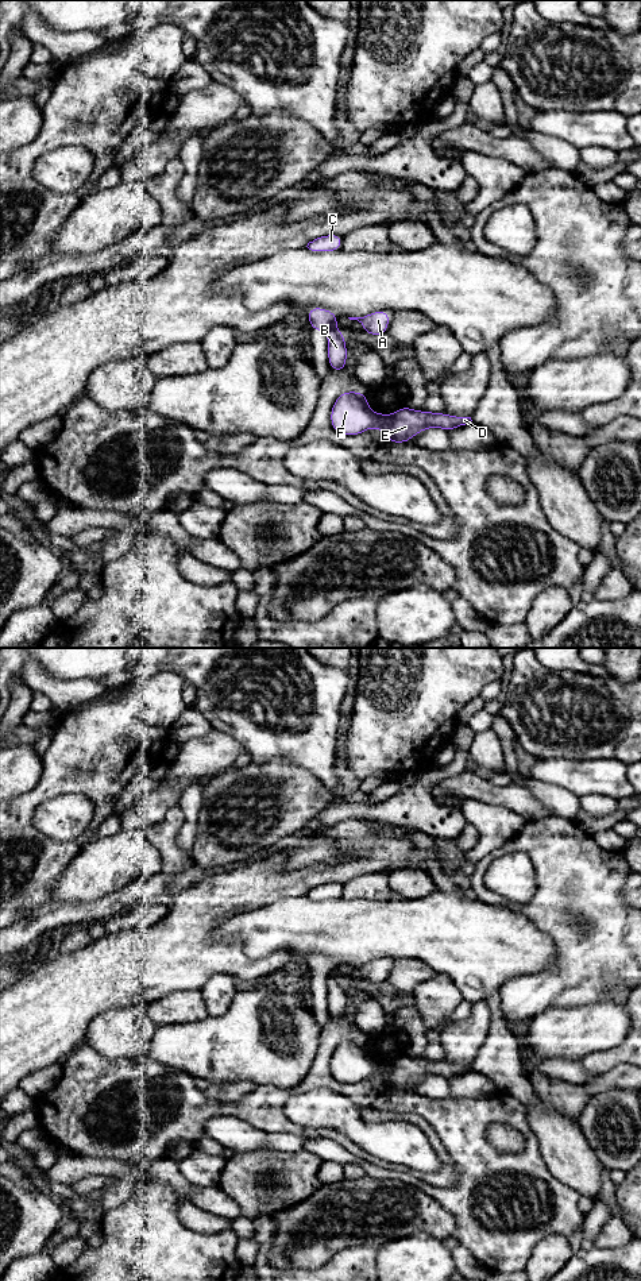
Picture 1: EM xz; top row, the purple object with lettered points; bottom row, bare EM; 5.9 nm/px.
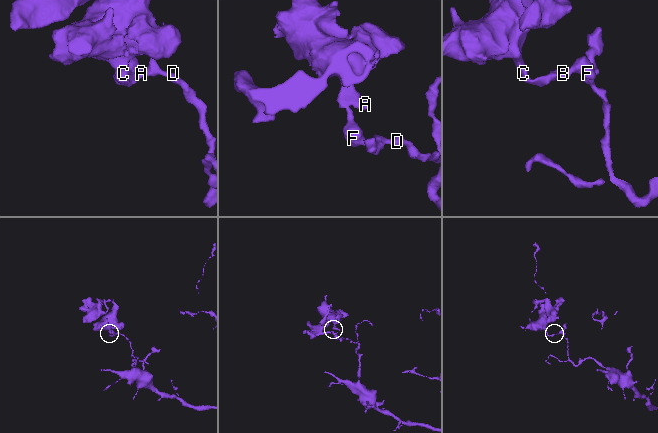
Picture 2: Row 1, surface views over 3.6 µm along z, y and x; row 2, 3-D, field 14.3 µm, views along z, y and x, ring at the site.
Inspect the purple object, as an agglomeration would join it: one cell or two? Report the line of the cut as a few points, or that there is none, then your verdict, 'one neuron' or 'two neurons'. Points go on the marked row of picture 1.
xz (333, 327), (328, 331) | two neurons

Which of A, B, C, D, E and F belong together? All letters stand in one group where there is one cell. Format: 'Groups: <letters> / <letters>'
Groups: A C / B D E F

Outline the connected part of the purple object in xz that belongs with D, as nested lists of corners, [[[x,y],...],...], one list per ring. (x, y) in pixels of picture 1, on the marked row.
[[[359,391],[340,394],[331,412],[331,424],[337,433],[355,436],[370,428],[379,428],[387,436],[389,443],[408,443],[426,428],[451,431],[471,421],[471,417],[420,412],[405,406],[401,406],[390,416],[372,413],[366,394]]]

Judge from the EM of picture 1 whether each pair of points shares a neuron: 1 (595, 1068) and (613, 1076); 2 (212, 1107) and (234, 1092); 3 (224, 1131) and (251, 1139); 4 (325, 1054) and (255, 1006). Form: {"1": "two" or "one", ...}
{"1": "two", "2": "two", "3": "one", "4": "two"}

